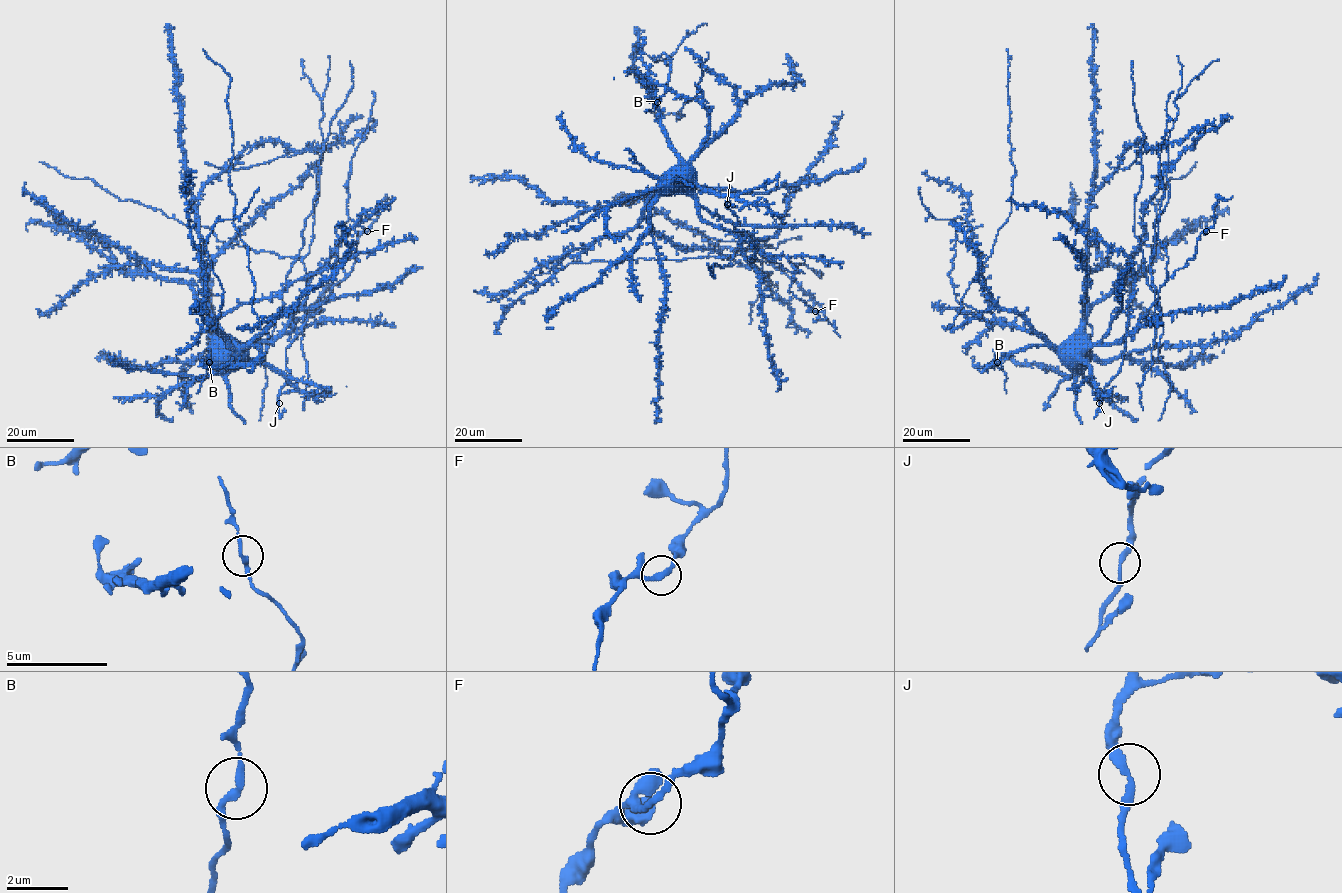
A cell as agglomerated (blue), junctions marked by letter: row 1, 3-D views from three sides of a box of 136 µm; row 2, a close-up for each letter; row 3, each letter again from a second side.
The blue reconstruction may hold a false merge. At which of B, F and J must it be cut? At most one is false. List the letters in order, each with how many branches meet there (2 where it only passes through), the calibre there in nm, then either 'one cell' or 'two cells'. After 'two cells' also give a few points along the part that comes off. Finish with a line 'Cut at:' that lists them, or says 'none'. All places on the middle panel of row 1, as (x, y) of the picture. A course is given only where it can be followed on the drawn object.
B: branches 2; calibre 220 nm; one cell
F: branches 2; calibre 200 nm; one cell
J: branches 2; calibre 240 nm; one cell
Cut at: none

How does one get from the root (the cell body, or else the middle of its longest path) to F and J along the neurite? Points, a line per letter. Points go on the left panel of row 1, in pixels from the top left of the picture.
F: (233, 352), (240, 345), (261, 344), (300, 328), (345, 277), (341, 264), (354, 253), (359, 235), (367, 232)
J: (233, 352), (240, 345), (261, 344), (301, 329), (286, 349), (289, 378), (278, 393), (279, 404)

